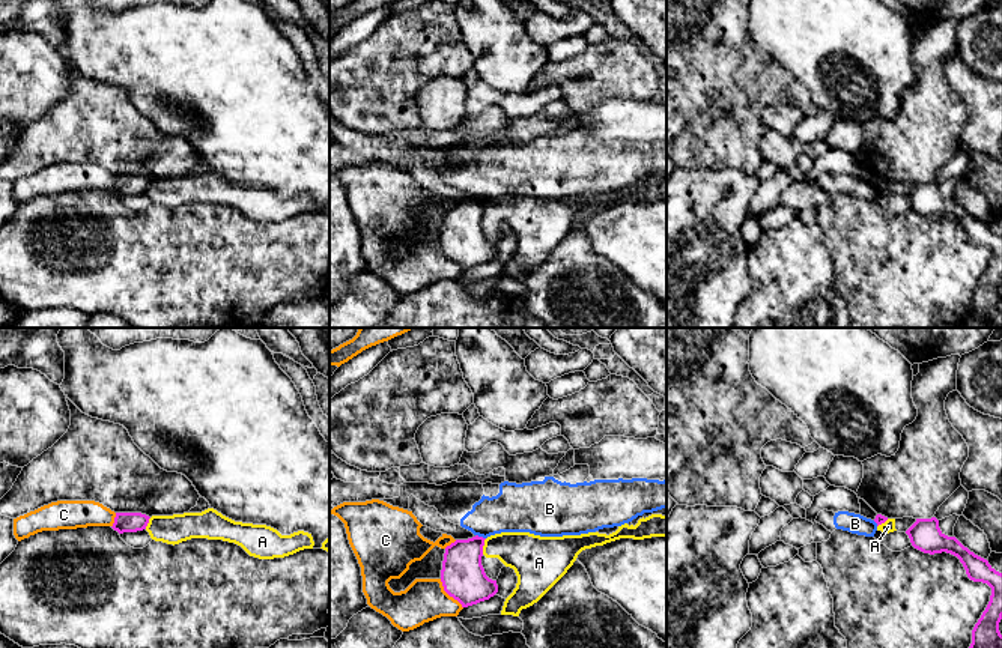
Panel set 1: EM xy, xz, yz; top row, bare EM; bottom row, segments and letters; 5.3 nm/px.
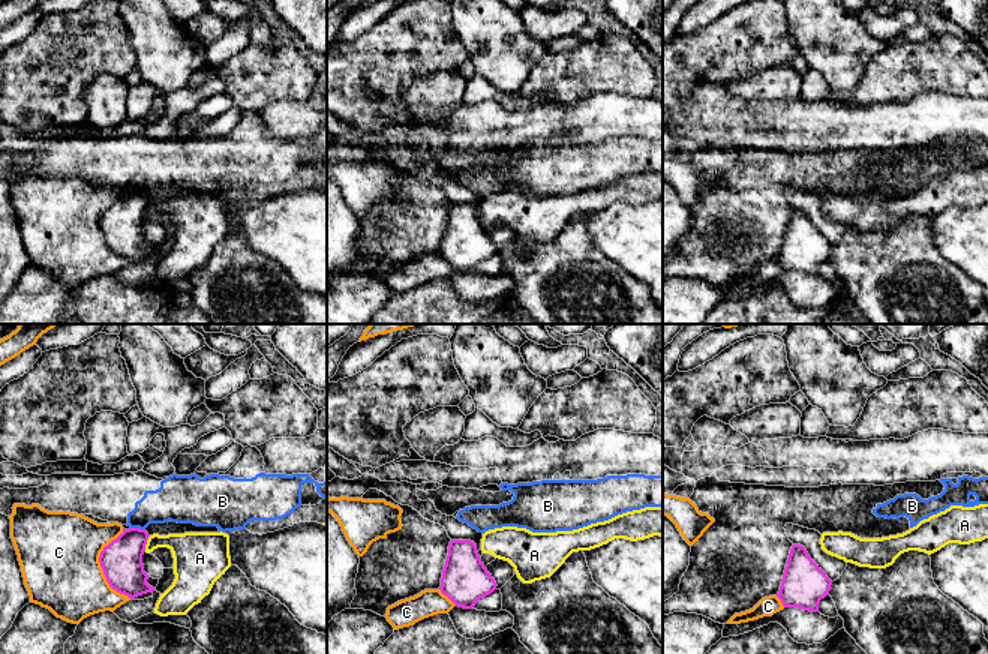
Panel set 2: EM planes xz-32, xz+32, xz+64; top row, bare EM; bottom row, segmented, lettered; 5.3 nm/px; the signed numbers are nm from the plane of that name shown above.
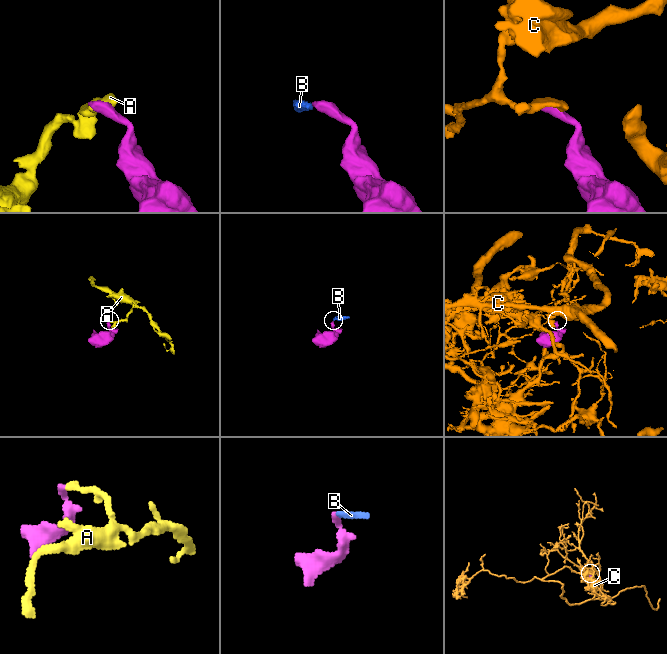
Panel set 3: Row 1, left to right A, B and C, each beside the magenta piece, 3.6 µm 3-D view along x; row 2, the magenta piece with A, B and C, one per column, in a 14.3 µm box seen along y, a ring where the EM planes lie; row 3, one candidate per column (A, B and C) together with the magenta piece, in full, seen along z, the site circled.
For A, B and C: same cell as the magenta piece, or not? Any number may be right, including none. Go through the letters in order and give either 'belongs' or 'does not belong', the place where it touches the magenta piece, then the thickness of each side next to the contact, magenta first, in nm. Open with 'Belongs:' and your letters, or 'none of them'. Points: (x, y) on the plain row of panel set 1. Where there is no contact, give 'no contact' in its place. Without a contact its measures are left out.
Belongs: none of them
A: does not belong; meets magenta in xz at (483, 208); 240 nm thick on the magenta side, 220 nm on the other
B: does not belong; meets magenta in xz at (480, 200); 240 nm thick on the magenta side, 260 nm on the other
C: does not belong; meets magenta in xz at (449, 257); 240 nm thick on the magenta side, 220 nm on the other

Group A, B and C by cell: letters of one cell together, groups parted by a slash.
A C / B

